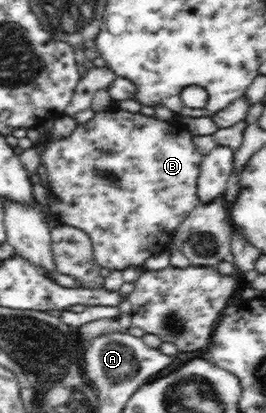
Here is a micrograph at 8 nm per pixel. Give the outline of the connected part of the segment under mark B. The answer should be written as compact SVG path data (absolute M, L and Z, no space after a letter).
M118 109L115 111L95 112L94 117L90 121L77 124L74 131L68 137L51 140L44 139L46 145L40 153L40 159L43 165L42 168L46 169L50 191L59 204L55 210L56 217L60 224L77 227L89 234L93 245L93 254L100 267L117 269L118 271L123 271L127 267L143 267L144 261L150 255L168 249L176 228L188 217L188 214L194 207L199 206L200 198L198 198L198 192L196 192L196 179L198 179L200 173L200 163L203 155L198 152L196 145L192 142L192 137L193 134L186 130L179 131L175 123L163 122L155 116L144 116L139 112L131 113Z

